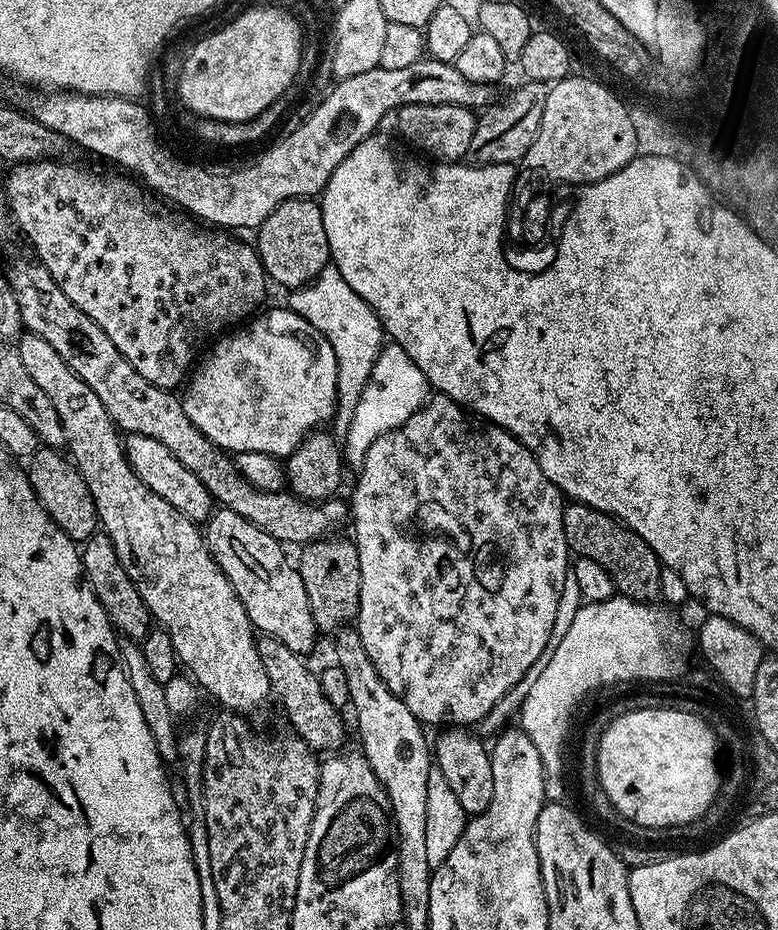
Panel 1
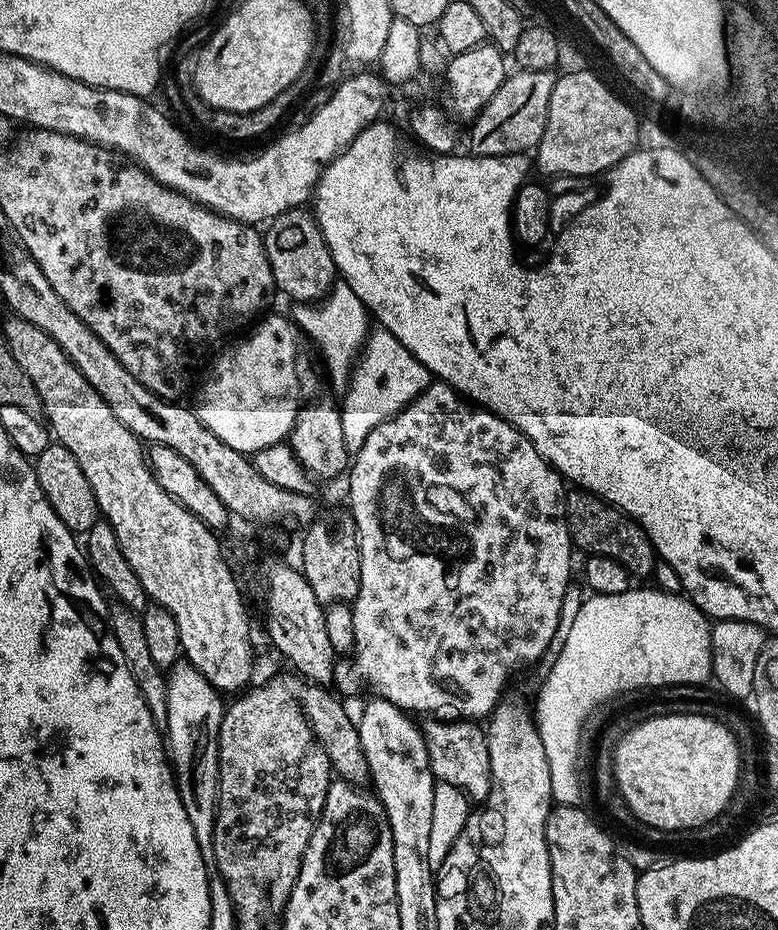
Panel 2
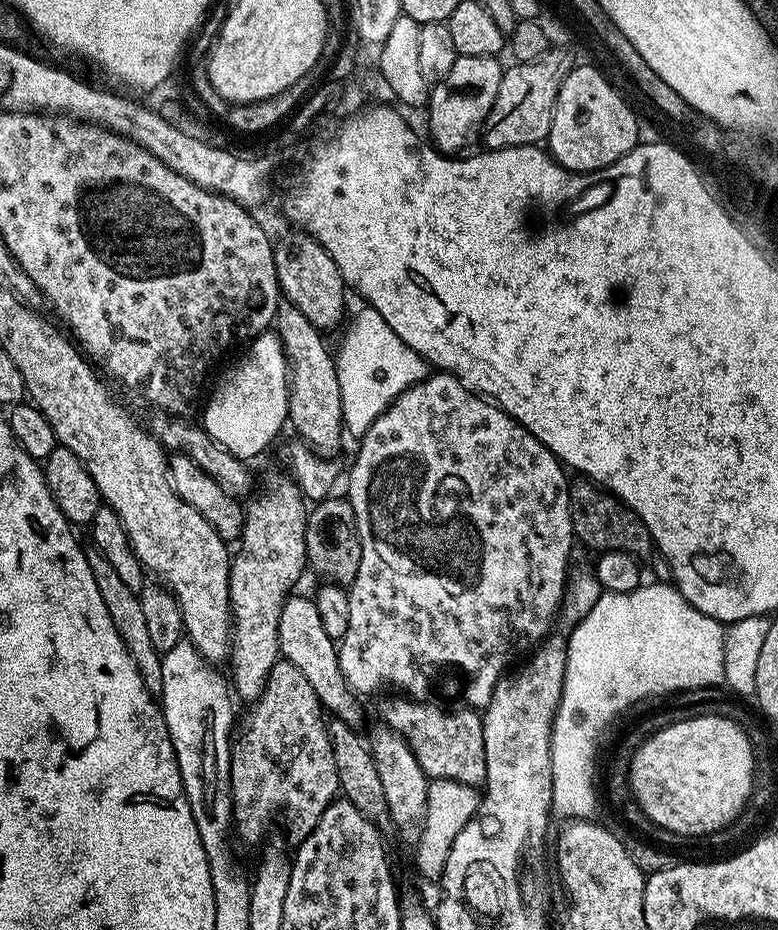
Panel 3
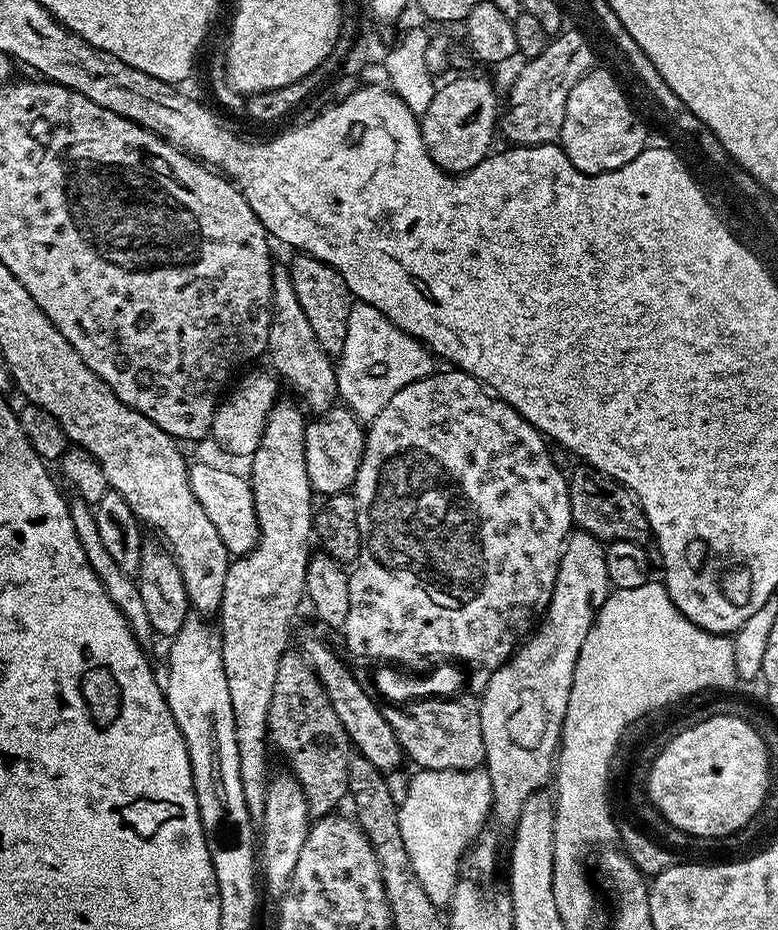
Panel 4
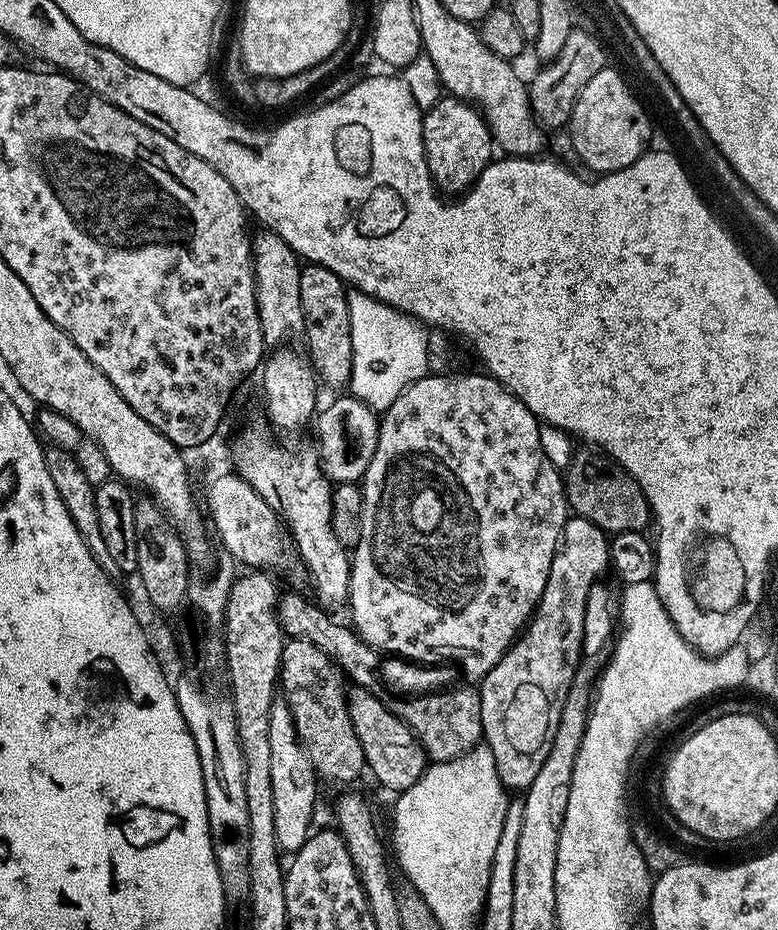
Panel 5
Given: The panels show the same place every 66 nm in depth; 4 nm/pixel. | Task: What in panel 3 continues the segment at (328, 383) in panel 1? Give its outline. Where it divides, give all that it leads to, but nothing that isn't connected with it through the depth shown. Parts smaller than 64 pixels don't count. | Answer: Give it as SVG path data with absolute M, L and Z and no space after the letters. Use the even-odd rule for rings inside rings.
M275 331L257 336L243 349L244 357L221 378L204 408L202 427L214 442L218 442L239 460L251 461L251 456L264 452L272 439L289 423L288 394L290 373L284 347Z

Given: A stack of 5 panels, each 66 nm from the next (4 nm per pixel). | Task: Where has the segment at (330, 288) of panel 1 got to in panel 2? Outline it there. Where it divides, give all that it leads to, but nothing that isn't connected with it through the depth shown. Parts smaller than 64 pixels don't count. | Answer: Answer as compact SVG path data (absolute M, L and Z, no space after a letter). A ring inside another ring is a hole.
M337 282L323 300L311 304L297 303L293 308L296 309L290 312L292 323L307 339L309 336L320 347L320 352L328 363L328 376L332 379L333 386L341 390L347 389L352 379L352 370L364 350L370 331L370 313L362 298L358 298L358 294L354 294L348 284Z

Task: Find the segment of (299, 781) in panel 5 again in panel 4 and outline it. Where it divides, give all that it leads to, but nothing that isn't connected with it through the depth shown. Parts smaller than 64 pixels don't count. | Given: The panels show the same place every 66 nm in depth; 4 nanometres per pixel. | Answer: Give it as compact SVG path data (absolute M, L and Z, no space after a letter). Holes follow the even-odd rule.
M287 771L276 773L269 779L265 816L258 823L259 838L259 875L262 877L262 888L273 898L283 896L290 886L290 878L294 874L294 866L298 866L298 854L302 854L302 846L308 837L310 817L308 803L295 776Z

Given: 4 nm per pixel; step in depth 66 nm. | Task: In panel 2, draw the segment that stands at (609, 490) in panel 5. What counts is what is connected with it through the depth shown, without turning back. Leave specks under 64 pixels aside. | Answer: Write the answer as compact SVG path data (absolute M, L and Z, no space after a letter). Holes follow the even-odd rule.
M572 490L567 493L568 533L573 549L584 551L588 556L605 556L619 564L629 577L651 577L652 567L657 562L657 555L650 538L635 520L624 515L619 508L613 508L605 500L600 500L591 492Z

